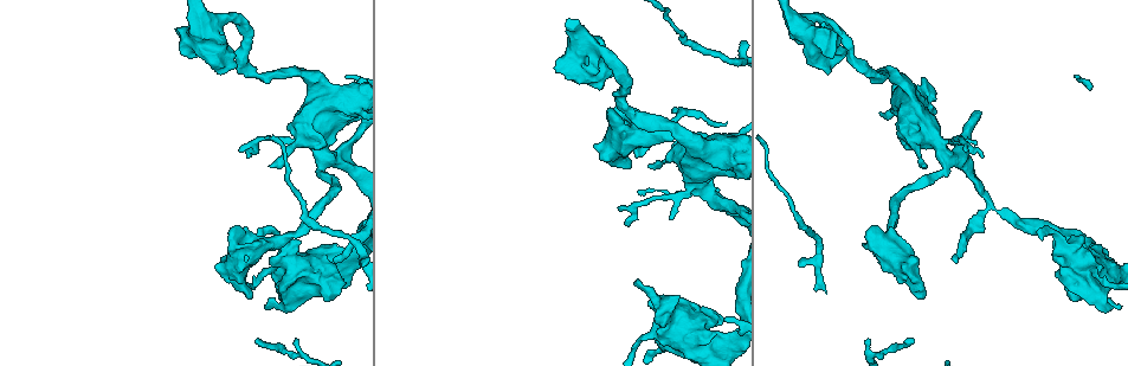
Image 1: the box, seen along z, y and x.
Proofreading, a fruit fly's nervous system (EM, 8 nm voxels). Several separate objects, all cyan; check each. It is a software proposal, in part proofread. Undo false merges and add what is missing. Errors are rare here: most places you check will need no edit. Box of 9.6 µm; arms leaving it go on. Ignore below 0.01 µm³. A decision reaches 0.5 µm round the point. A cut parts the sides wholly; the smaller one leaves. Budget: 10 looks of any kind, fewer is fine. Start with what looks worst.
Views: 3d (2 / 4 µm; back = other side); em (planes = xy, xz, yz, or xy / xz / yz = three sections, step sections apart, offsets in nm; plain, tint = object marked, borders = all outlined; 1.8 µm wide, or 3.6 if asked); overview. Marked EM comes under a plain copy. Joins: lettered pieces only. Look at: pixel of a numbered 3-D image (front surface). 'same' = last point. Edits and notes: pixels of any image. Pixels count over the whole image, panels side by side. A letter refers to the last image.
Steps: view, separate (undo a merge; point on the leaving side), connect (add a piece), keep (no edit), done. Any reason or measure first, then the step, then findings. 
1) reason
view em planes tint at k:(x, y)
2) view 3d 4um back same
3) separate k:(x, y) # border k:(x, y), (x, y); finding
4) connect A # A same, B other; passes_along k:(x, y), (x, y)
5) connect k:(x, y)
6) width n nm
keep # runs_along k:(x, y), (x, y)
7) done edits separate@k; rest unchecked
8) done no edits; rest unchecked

branch stops here
view 3d 4um at 1:(335, 257)

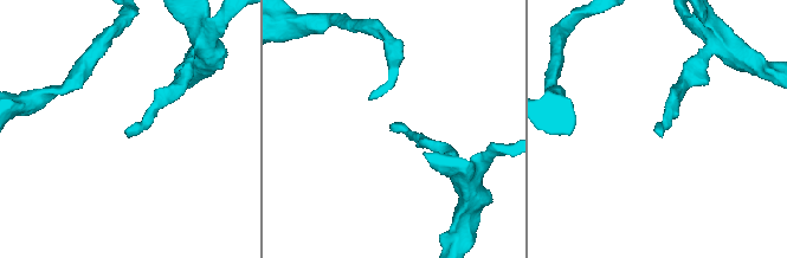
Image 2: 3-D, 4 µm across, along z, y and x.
need the tissue
view em yz step 16 borders at 2:(125, 129)

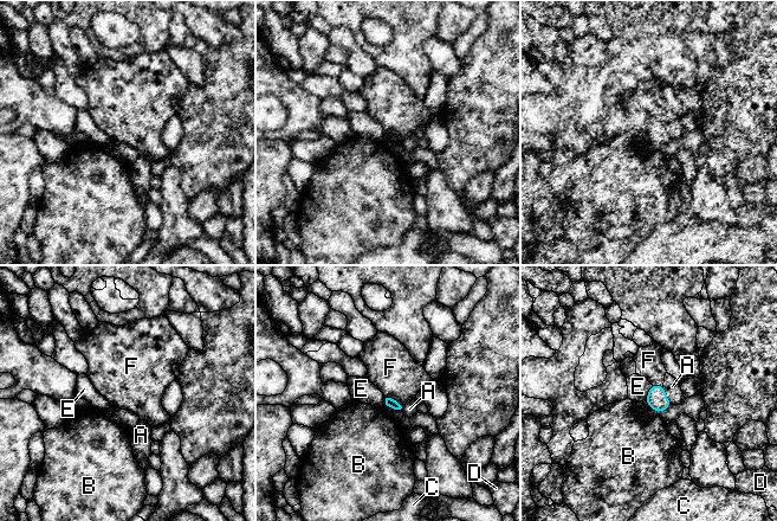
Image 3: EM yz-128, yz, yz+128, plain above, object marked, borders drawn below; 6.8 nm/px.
longest_contact A 140 nm
keep # A other, B other, C other, D other, E other, F other; border 3:(386, 397), (393, 398), (401, 406); none of them fits

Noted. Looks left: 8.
view em 3.6um xz step 8 borders at 1:(701, 154)

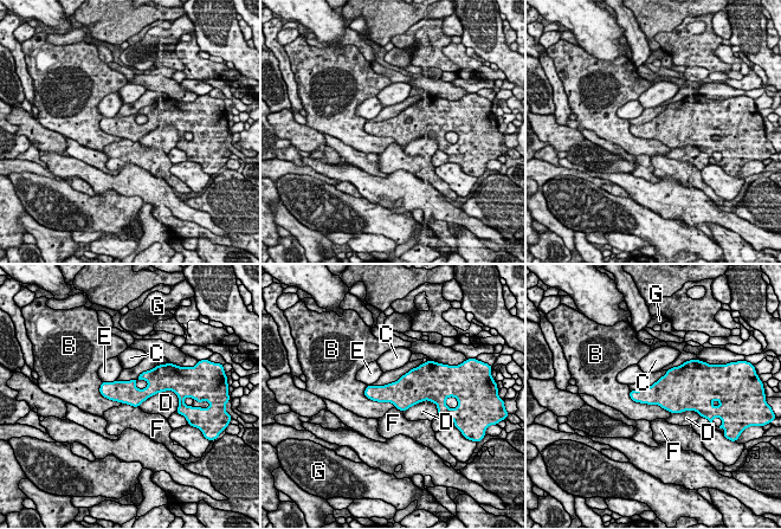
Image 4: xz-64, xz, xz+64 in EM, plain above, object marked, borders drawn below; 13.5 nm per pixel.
keep # B other, C other, D other, E other, F other, G other; continuous, no second neuron

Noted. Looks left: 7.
calibre changes
view em 3.6um planes borders at 1:(953, 141)

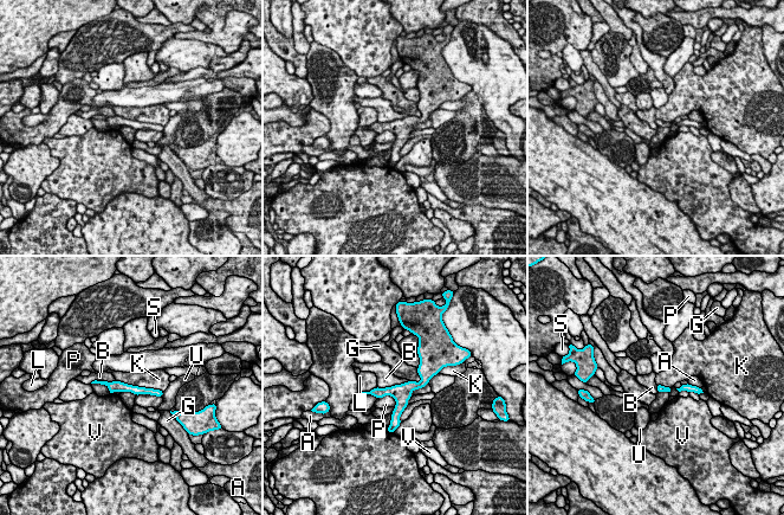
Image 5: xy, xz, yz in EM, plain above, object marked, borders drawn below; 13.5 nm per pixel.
keep # A other, B other, G other, K other, L other, P other, S other, U other, V other; continuous, no second neuron

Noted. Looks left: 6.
thick end
view em planes borders at 1:(1101, 247)

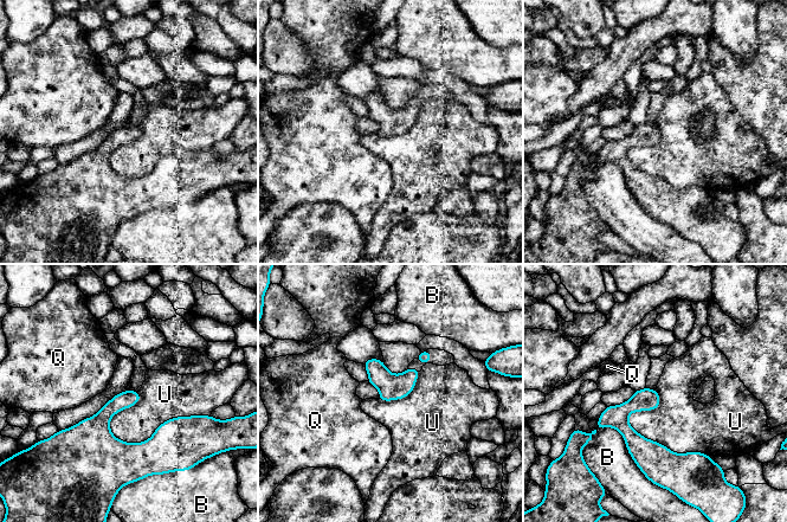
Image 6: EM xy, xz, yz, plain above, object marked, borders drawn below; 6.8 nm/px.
keep # B other, Q other, U other; runs_along 6:(646, 391), (624, 413), (624, 427), (650, 468); no lettered piece goes on from it

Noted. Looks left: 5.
done no edits; rest unchecked

